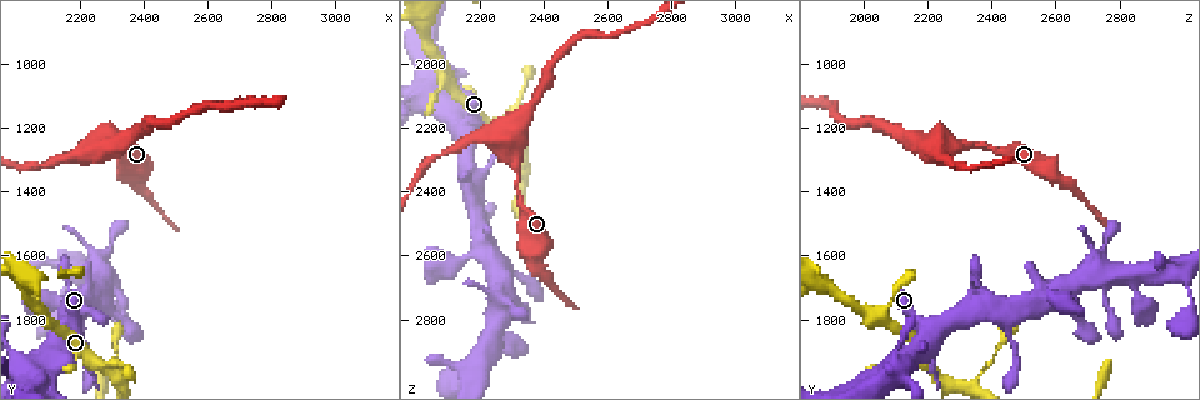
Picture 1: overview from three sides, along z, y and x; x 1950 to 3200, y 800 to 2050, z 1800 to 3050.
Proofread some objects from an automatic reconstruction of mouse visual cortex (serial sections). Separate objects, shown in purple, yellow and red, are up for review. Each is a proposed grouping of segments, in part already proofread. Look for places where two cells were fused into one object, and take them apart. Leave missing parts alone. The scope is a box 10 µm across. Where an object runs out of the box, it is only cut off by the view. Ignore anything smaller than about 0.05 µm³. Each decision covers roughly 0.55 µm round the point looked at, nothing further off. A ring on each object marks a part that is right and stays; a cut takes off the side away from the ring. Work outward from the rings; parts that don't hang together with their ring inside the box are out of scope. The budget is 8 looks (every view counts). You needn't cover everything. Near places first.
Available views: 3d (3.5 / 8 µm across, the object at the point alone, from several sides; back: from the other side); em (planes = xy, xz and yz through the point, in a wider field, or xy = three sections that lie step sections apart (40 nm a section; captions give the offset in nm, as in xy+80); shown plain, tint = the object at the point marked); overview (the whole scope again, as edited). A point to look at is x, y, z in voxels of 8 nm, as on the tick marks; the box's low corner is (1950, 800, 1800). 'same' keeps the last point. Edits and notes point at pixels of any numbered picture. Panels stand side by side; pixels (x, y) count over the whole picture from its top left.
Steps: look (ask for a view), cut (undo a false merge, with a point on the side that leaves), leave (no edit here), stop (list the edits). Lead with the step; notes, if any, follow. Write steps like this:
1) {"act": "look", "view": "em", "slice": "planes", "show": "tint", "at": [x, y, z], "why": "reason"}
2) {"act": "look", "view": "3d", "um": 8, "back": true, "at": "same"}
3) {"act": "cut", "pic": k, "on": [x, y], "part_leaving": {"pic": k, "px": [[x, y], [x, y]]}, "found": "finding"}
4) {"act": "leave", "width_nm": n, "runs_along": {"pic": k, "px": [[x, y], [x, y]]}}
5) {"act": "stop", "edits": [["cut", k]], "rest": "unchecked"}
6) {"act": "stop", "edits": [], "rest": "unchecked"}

{"act": "look", "view": "3d", "um": 3.5, "at": [2310, 1940, 2390], "why": "thin neck"}

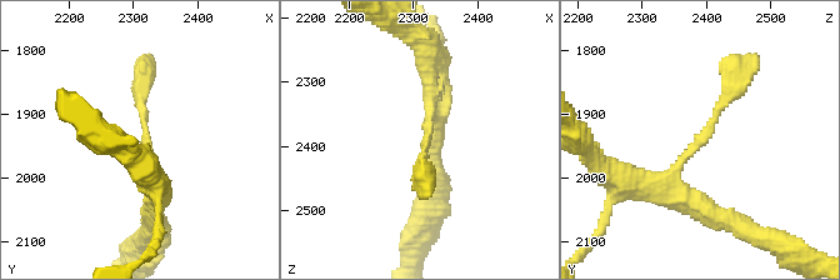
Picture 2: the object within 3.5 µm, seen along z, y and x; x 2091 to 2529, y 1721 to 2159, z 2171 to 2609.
{"act": "look", "view": "em", "slice": "xy", "step": 2, "show": "tint", "at": [2320, 1940, 2385], "why": "shape alone is not enough"}

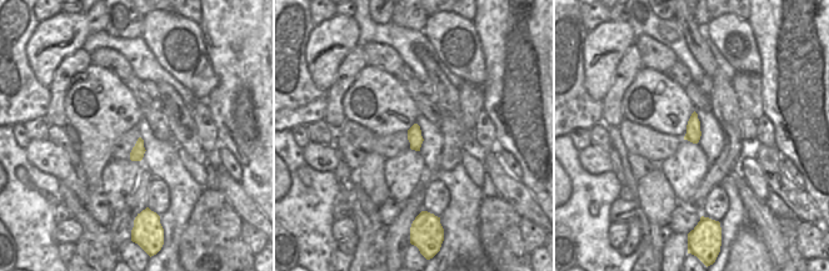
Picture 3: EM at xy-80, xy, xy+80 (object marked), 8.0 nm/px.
{"act": "look", "view": "em", "slice": "xy", "step": 3, "show": "tint", "at": "same", "why": "another direction"}

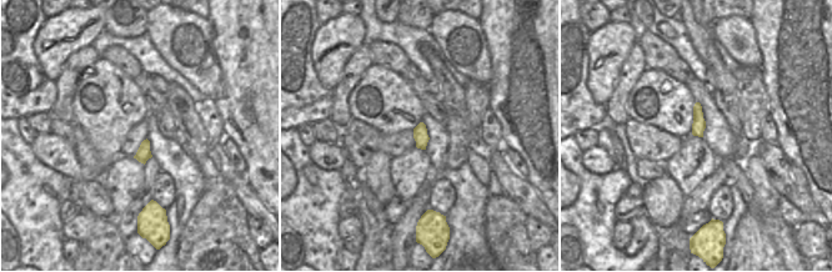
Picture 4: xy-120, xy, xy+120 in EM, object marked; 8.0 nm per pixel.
{"act": "leave", "runs_along": {"pic": 2, "px": [[638, 188], [673, 176], [740, 73]]}, "found": "all the same cell"}

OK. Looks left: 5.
{"act": "look", "view": "3d", "um": 3.5, "at": [2390, 1380, 2640], "why": "calibre changes"}

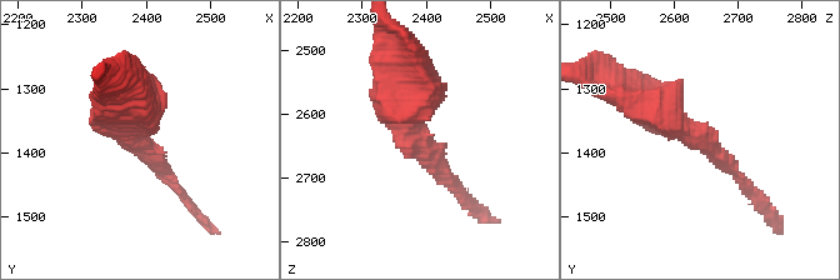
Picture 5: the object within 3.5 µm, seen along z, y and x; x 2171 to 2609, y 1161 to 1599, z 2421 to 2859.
{"act": "look", "view": "em", "slice": "xy", "step": 5, "show": "tint", "at": [2380, 1380, 2640]}

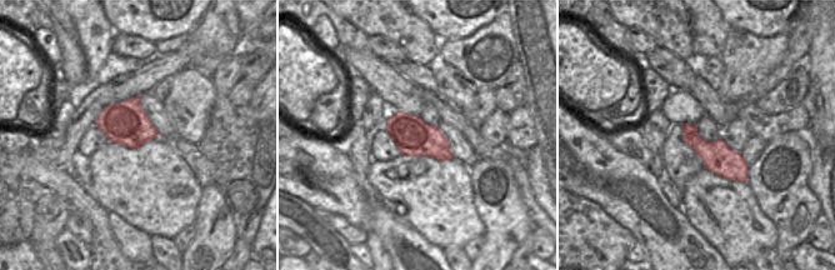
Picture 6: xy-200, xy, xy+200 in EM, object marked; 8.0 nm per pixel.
{"act": "look", "view": "em", "slice": "xy", "step": 2, "show": "tint", "at": "same"}

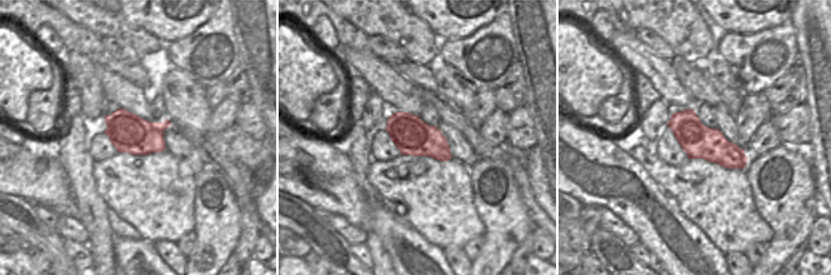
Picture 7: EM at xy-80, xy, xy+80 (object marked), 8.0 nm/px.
{"act": "leave", "runs_along": {"pic": 5, "px": [[634, 96], [708, 143], [753, 189]]}, "found": "continuous, no second cell"}

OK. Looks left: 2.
{"act": "look", "view": "3d", "um": 3.5, "at": [2200, 1300, 2240]}

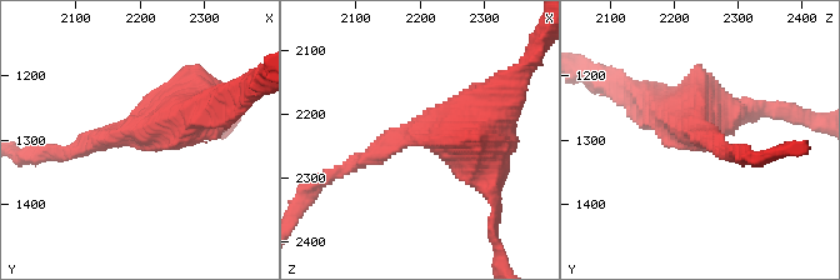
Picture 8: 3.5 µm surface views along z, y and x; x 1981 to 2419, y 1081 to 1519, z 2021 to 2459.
{"act": "look", "view": "em", "slice": "xy", "step": 3, "show": "tint", "at": [2210, 1295, 2235], "arm_widths_nm": [250, 600]}

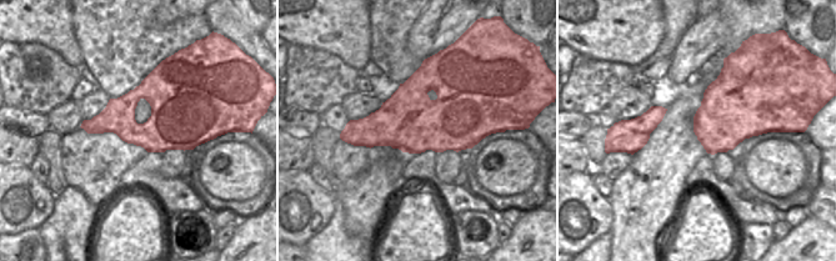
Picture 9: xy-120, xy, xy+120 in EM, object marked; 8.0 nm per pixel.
{"act": "leave", "width_nm": 700, "runs_along": {"pic": 8, "px": [[208, 114], [74, 151]]}, "found": "one cell here"}

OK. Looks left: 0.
{"act": "stop", "edits": [], "rest": "unchecked"}

